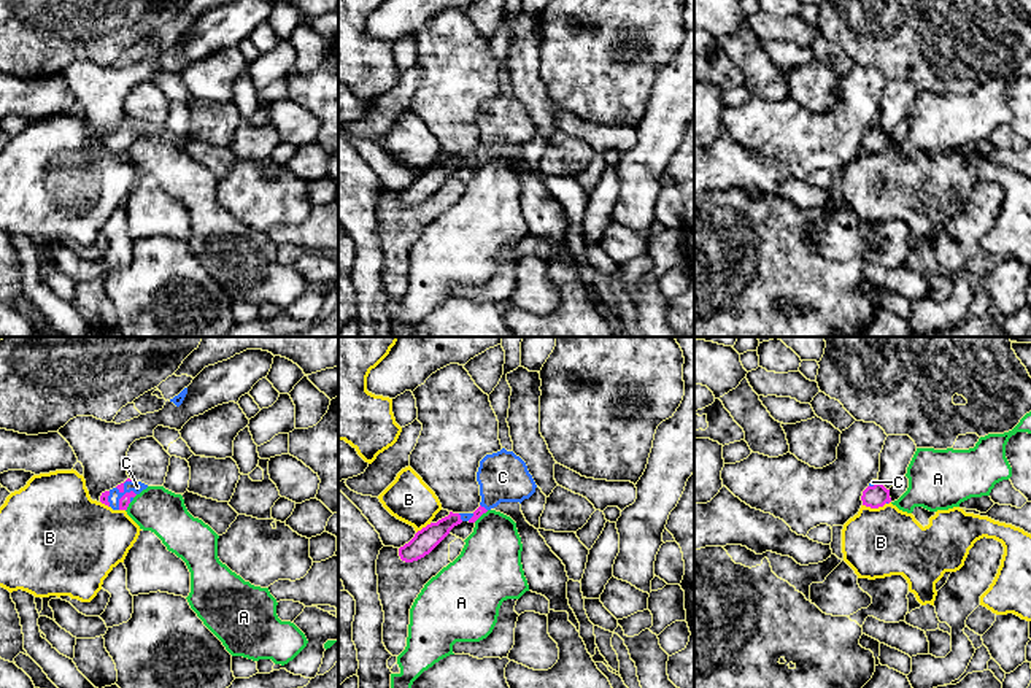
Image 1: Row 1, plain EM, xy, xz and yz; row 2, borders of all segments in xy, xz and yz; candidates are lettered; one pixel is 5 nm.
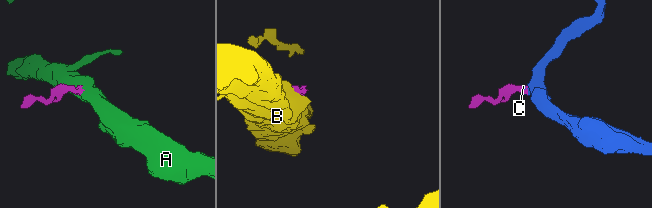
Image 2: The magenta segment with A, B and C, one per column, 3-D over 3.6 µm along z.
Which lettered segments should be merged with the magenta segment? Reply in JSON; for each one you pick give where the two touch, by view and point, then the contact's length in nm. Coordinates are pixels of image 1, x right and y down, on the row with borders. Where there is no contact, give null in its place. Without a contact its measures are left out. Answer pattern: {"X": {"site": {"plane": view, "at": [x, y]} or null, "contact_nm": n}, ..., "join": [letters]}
{"C": {"site": {"plane": "xy", "at": [123, 491]}, "contact_nm": 170}, "join": ["C"]}

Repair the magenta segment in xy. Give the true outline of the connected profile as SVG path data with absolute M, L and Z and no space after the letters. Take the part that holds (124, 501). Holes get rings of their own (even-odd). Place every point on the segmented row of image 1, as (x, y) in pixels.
M127 478L116 488L102 493L100 502L111 507L113 510L127 510L133 497L146 488L148 485Z

